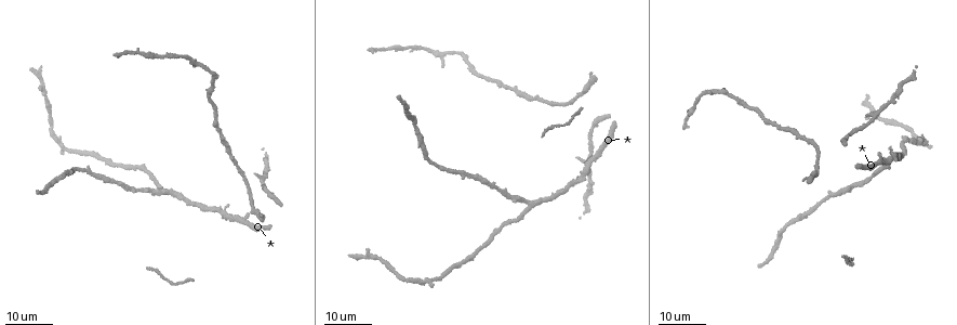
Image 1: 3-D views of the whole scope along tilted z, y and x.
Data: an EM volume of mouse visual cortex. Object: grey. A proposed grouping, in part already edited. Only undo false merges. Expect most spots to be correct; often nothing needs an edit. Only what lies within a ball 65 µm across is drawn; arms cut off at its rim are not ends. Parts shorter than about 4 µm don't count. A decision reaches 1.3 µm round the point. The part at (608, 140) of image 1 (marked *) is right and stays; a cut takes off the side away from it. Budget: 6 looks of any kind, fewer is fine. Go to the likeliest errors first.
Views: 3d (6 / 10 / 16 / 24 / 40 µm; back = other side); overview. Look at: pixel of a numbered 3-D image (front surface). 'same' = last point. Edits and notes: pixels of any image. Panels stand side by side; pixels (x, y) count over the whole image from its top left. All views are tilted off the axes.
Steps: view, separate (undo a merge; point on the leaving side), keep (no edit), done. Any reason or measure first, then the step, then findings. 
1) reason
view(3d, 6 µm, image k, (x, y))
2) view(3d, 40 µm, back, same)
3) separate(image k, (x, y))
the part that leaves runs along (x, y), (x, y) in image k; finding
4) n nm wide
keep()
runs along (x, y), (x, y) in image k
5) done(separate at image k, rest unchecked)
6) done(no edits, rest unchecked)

view(3d, 24 µm, image 1, (247, 190))

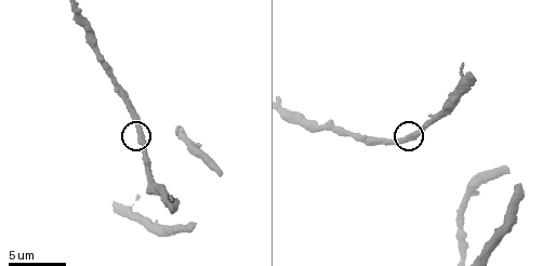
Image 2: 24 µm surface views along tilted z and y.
closer look
view(3d, 6 µm, image 2, (141, 132))

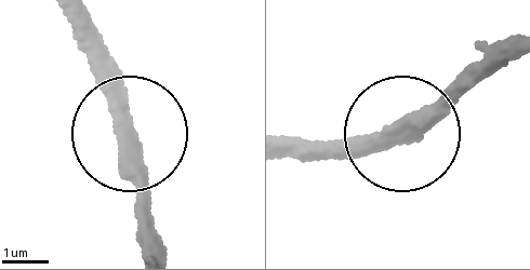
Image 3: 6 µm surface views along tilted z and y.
370 nm wide
keep()
continuous, no second neuron

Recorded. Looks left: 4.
arms part here
view(3d, 24 µm, image 1, (528, 206))

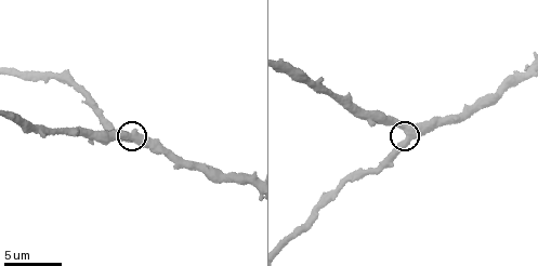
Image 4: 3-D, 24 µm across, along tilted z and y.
view(3d, 6 µm, image 4, (408, 131))

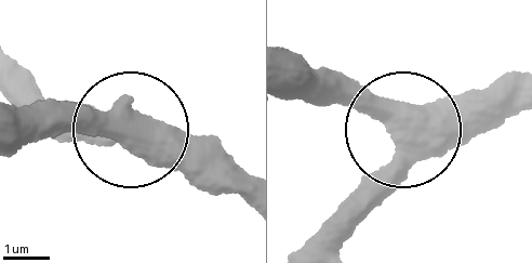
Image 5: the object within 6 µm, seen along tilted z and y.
3 arms
keep()
continuous, no second neuron

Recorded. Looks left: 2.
thick turns thin
view(3d, 16 µm, image 1, (64, 176))

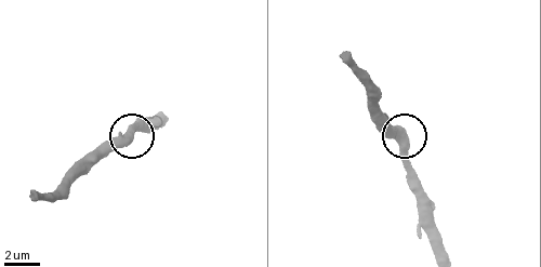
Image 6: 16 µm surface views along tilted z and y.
view(3d, 10 µm, image 6, (123, 140))

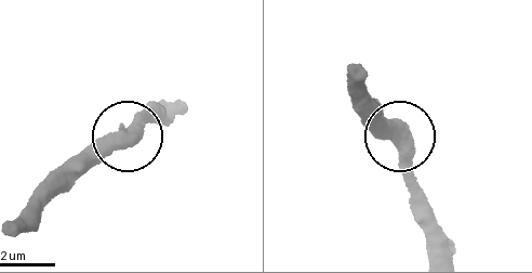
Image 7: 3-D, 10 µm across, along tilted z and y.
490 nm wide
keep()
continuous, no second neuron

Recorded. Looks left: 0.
done(no edits, rest unchecked)

